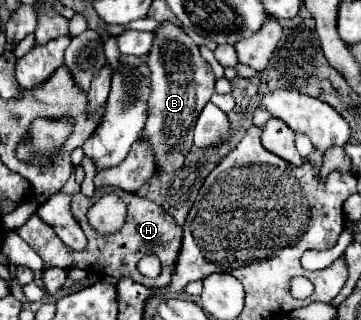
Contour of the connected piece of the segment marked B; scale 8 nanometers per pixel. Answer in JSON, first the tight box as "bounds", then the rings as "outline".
{"bounds":[143,22,215,172],"outline":[[[161,22],[157,30],[153,30],[153,46],[147,54],[147,66],[151,68],[151,100],[149,100],[149,110],[147,110],[147,124],[143,130],[143,138],[153,144],[155,150],[155,162],[159,170],[173,172],[183,166],[183,160],[193,146],[193,126],[195,118],[203,110],[203,106],[209,102],[213,88],[215,88],[215,74],[211,66],[205,62],[205,58],[199,52],[199,46],[193,42],[193,38],[173,22]]]}

